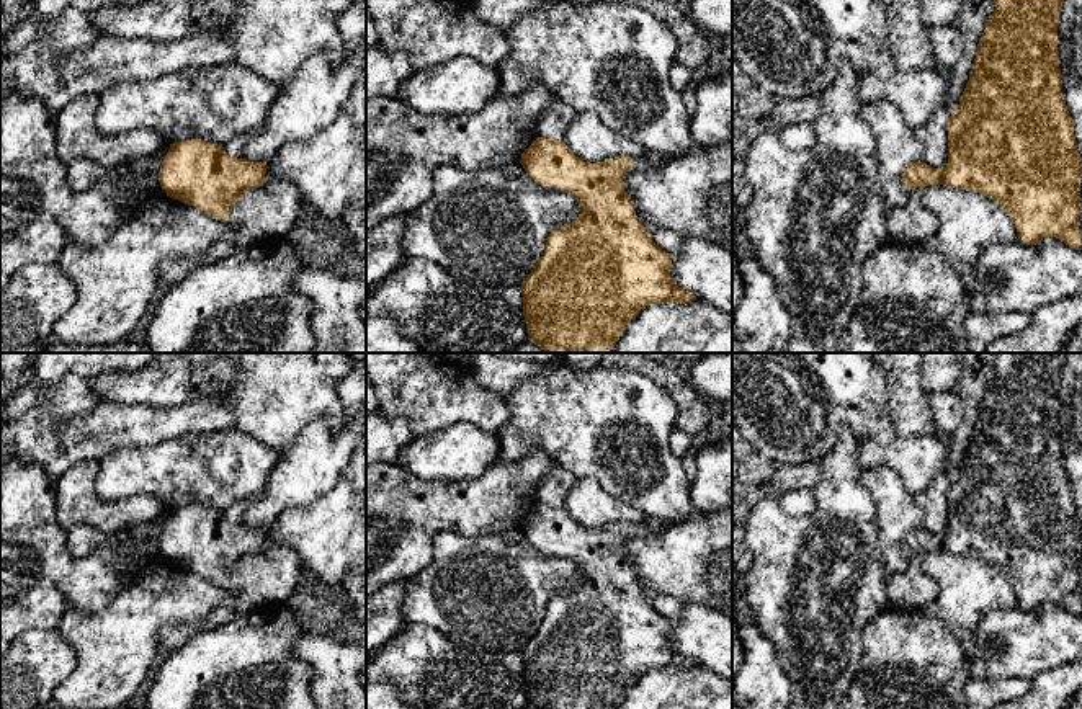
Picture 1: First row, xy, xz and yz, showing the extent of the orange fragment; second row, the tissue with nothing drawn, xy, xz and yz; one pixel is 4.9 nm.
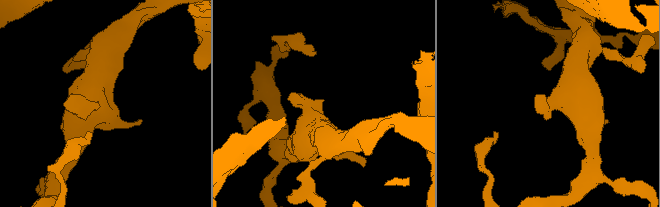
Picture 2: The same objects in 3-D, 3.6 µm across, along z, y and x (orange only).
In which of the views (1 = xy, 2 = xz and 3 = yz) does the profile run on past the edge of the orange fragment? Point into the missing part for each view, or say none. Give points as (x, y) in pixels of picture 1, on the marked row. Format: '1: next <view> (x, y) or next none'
1: next xy (265, 213)
2: next none
3: next yz (916, 222)

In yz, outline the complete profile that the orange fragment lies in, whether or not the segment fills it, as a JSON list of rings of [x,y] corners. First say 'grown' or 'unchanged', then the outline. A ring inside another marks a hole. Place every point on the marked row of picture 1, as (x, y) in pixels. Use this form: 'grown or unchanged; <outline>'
grown; [[[994,0],[995,11],[987,20],[969,80],[958,109],[946,118],[948,163],[932,168],[925,162],[910,163],[902,173],[909,191],[904,207],[886,216],[889,240],[923,245],[937,235],[938,217],[923,204],[922,190],[943,185],[981,193],[997,203],[1013,221],[1018,240],[1036,245],[1044,237],[1056,237],[1074,250],[1082,250],[1079,216],[1082,212],[1080,183],[1082,157],[1074,139],[1074,124],[1062,96],[1057,51],[1059,13],[1064,0]]]

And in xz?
unchanged; [[[536,137],[520,163],[538,185],[574,196],[582,207],[572,224],[549,234],[543,256],[521,283],[528,340],[544,353],[611,353],[626,325],[646,307],[696,299],[673,283],[672,255],[652,240],[634,214],[624,193],[624,178],[634,167],[631,158],[588,163],[564,140]]]

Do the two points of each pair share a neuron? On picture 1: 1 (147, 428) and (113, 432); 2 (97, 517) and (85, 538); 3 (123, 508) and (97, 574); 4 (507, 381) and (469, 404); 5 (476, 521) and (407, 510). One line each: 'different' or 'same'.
1: same
2: different
3: different
4: different
5: same

